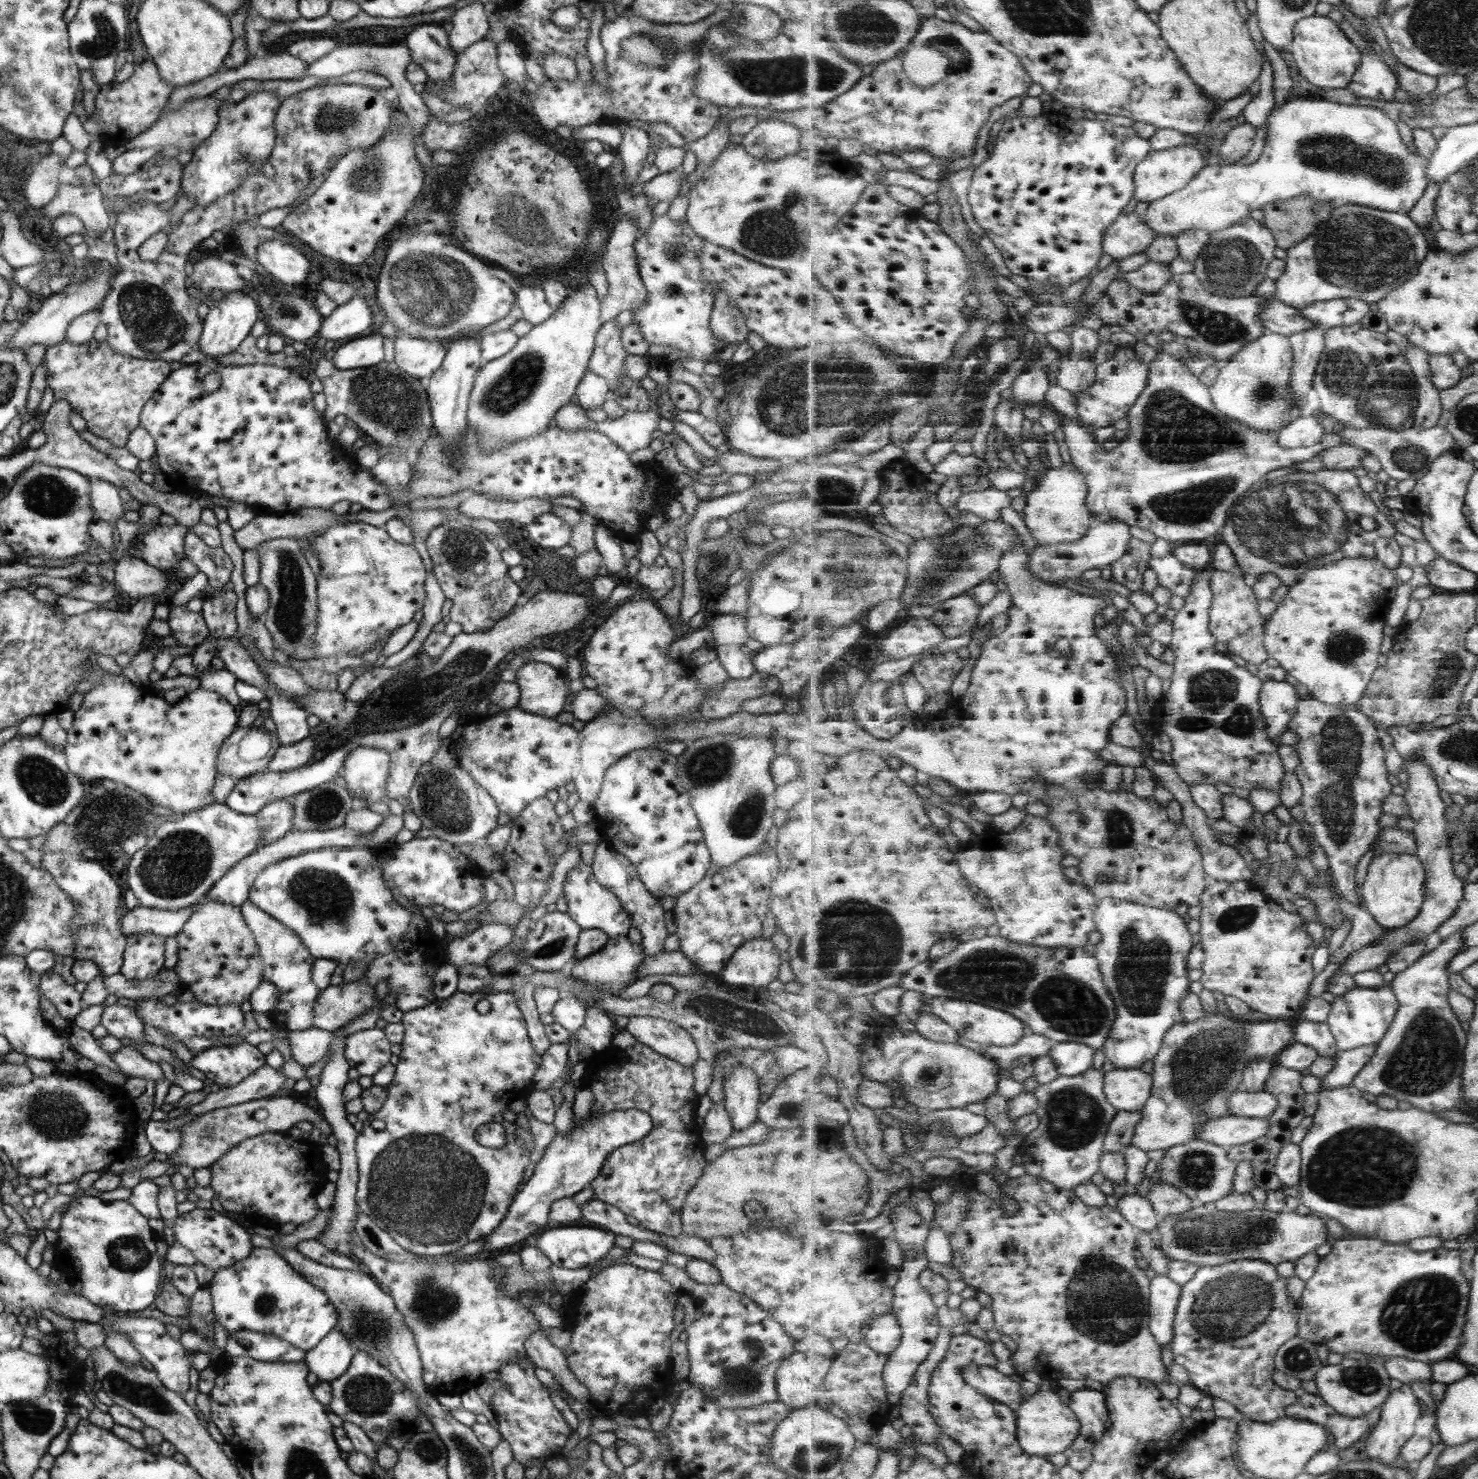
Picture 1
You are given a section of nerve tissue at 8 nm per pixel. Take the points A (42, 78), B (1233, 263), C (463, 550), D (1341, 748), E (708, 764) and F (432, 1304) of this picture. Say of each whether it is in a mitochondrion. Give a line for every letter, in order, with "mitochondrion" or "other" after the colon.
A: other
B: mitochondrion
C: mitochondrion
D: mitochondrion
E: mitochondrion
F: mitochondrion

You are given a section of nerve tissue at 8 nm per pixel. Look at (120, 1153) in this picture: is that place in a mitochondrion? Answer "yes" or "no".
no

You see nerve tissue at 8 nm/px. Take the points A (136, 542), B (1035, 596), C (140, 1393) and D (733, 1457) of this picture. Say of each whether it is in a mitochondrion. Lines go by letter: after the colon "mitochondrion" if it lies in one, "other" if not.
A: other
B: other
C: mitochondrion
D: other

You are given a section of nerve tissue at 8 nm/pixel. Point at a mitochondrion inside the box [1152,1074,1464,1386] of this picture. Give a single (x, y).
(1367, 1166)

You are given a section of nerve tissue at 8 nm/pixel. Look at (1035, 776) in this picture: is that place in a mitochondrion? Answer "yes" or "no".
yes

